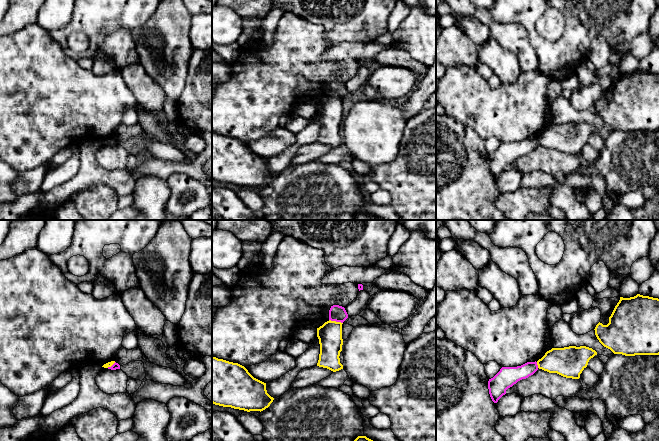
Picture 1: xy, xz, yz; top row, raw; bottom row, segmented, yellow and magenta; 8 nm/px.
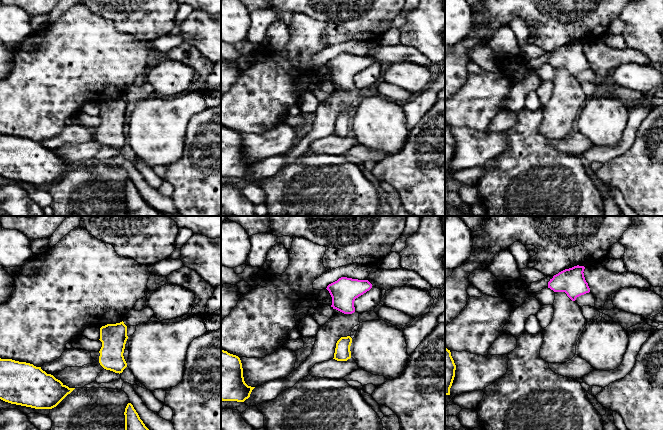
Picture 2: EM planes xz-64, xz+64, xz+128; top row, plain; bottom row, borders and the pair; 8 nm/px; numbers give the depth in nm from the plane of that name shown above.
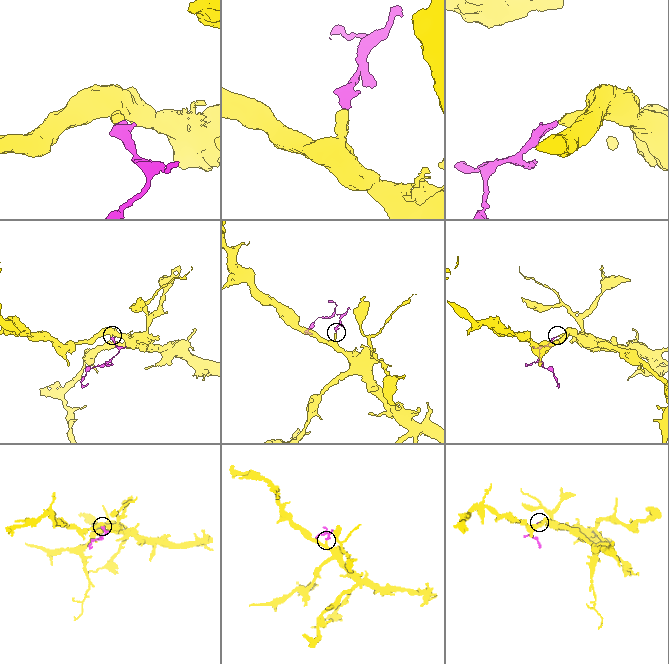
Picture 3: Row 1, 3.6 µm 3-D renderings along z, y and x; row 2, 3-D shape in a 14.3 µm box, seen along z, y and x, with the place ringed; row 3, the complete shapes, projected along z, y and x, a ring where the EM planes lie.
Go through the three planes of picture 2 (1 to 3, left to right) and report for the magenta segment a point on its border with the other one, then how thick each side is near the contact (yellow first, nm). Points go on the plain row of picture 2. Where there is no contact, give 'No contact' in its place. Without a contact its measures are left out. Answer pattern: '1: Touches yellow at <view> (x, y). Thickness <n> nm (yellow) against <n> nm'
1: No contact
2: No contact
3: No contact

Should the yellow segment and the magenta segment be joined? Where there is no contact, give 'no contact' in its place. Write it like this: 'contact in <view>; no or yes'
contact in xz; no

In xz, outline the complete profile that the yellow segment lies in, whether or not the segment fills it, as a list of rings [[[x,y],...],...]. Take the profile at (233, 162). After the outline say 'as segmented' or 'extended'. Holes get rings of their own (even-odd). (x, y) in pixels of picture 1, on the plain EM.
[[[212,132],[213,180],[261,188],[273,176],[267,169],[266,159],[254,154],[244,142]]]; as segmented

